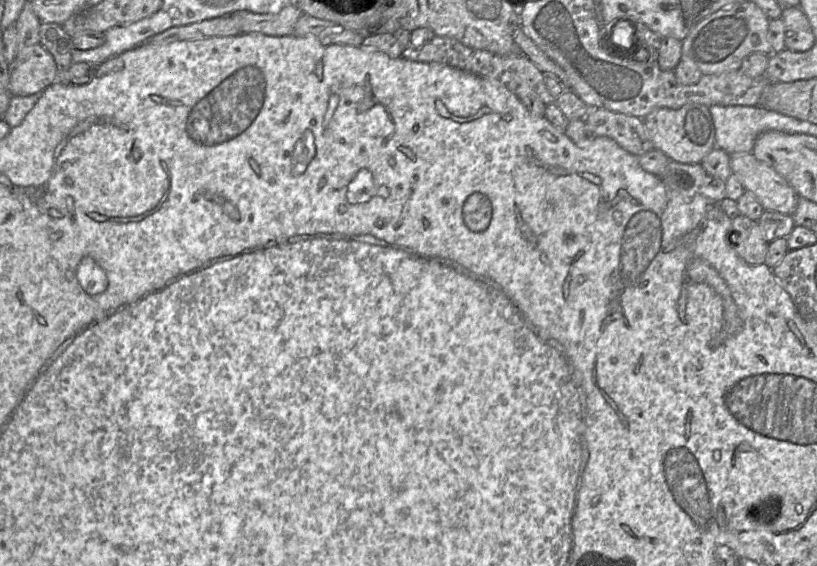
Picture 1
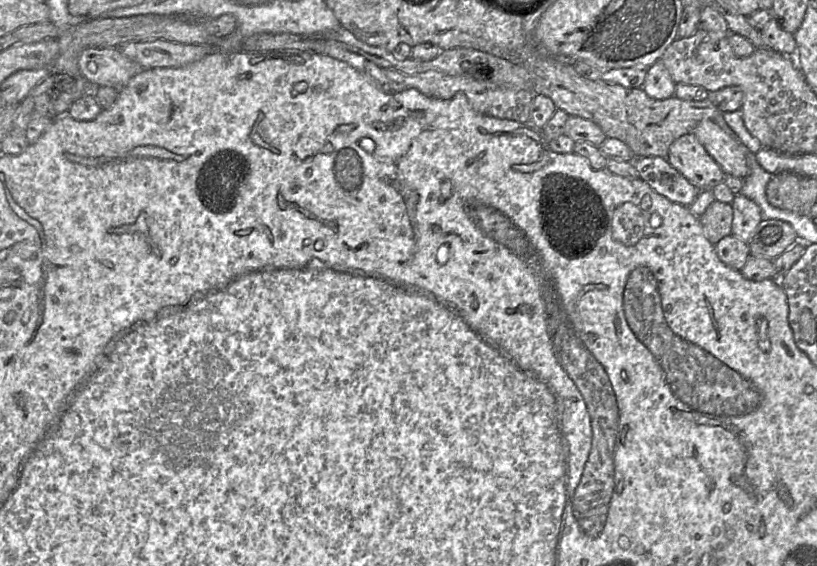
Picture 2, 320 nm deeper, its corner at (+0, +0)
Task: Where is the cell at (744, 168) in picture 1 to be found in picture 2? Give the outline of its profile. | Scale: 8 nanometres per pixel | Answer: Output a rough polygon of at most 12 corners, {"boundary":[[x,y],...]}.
{"boundary":[[710,119],[693,133],[725,175],[749,174],[750,150]]}

